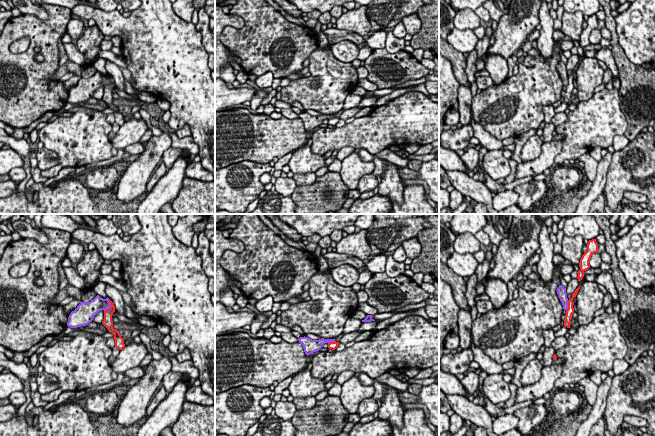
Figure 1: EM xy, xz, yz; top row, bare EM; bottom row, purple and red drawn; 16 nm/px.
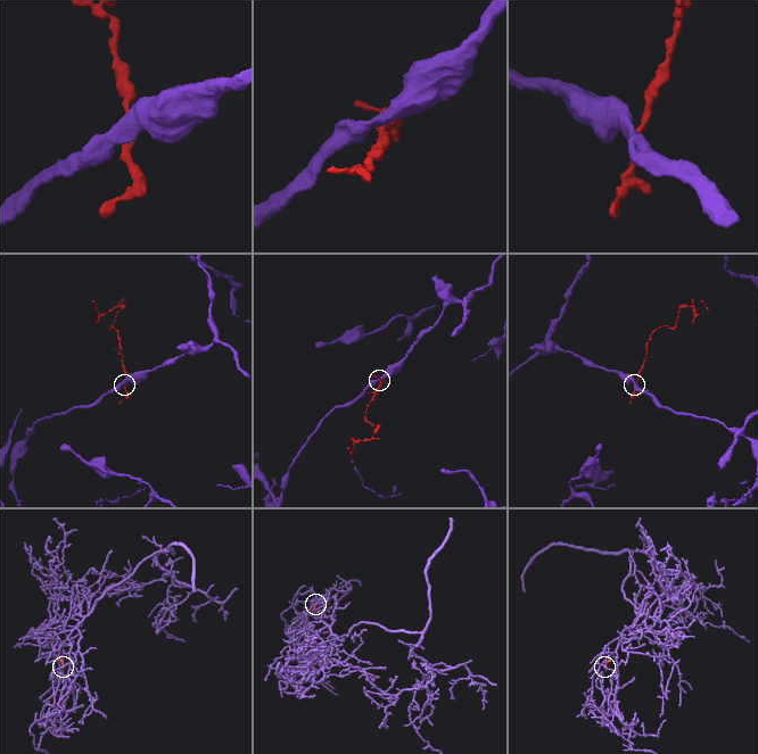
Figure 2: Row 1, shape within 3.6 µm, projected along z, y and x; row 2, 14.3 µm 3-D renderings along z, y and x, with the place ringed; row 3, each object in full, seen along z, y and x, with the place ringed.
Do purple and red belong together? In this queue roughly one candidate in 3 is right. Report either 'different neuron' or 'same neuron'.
different neuron

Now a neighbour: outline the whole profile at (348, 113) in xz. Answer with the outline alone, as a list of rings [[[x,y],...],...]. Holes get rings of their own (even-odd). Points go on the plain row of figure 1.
[[[355,107],[355,108],[351,108],[351,109],[346,109],[342,112],[339,119],[347,120],[351,117],[354,117],[362,109],[363,109],[363,107]]]

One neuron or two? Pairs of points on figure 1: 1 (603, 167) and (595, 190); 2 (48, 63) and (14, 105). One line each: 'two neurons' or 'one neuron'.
1: one neuron
2: one neuron

